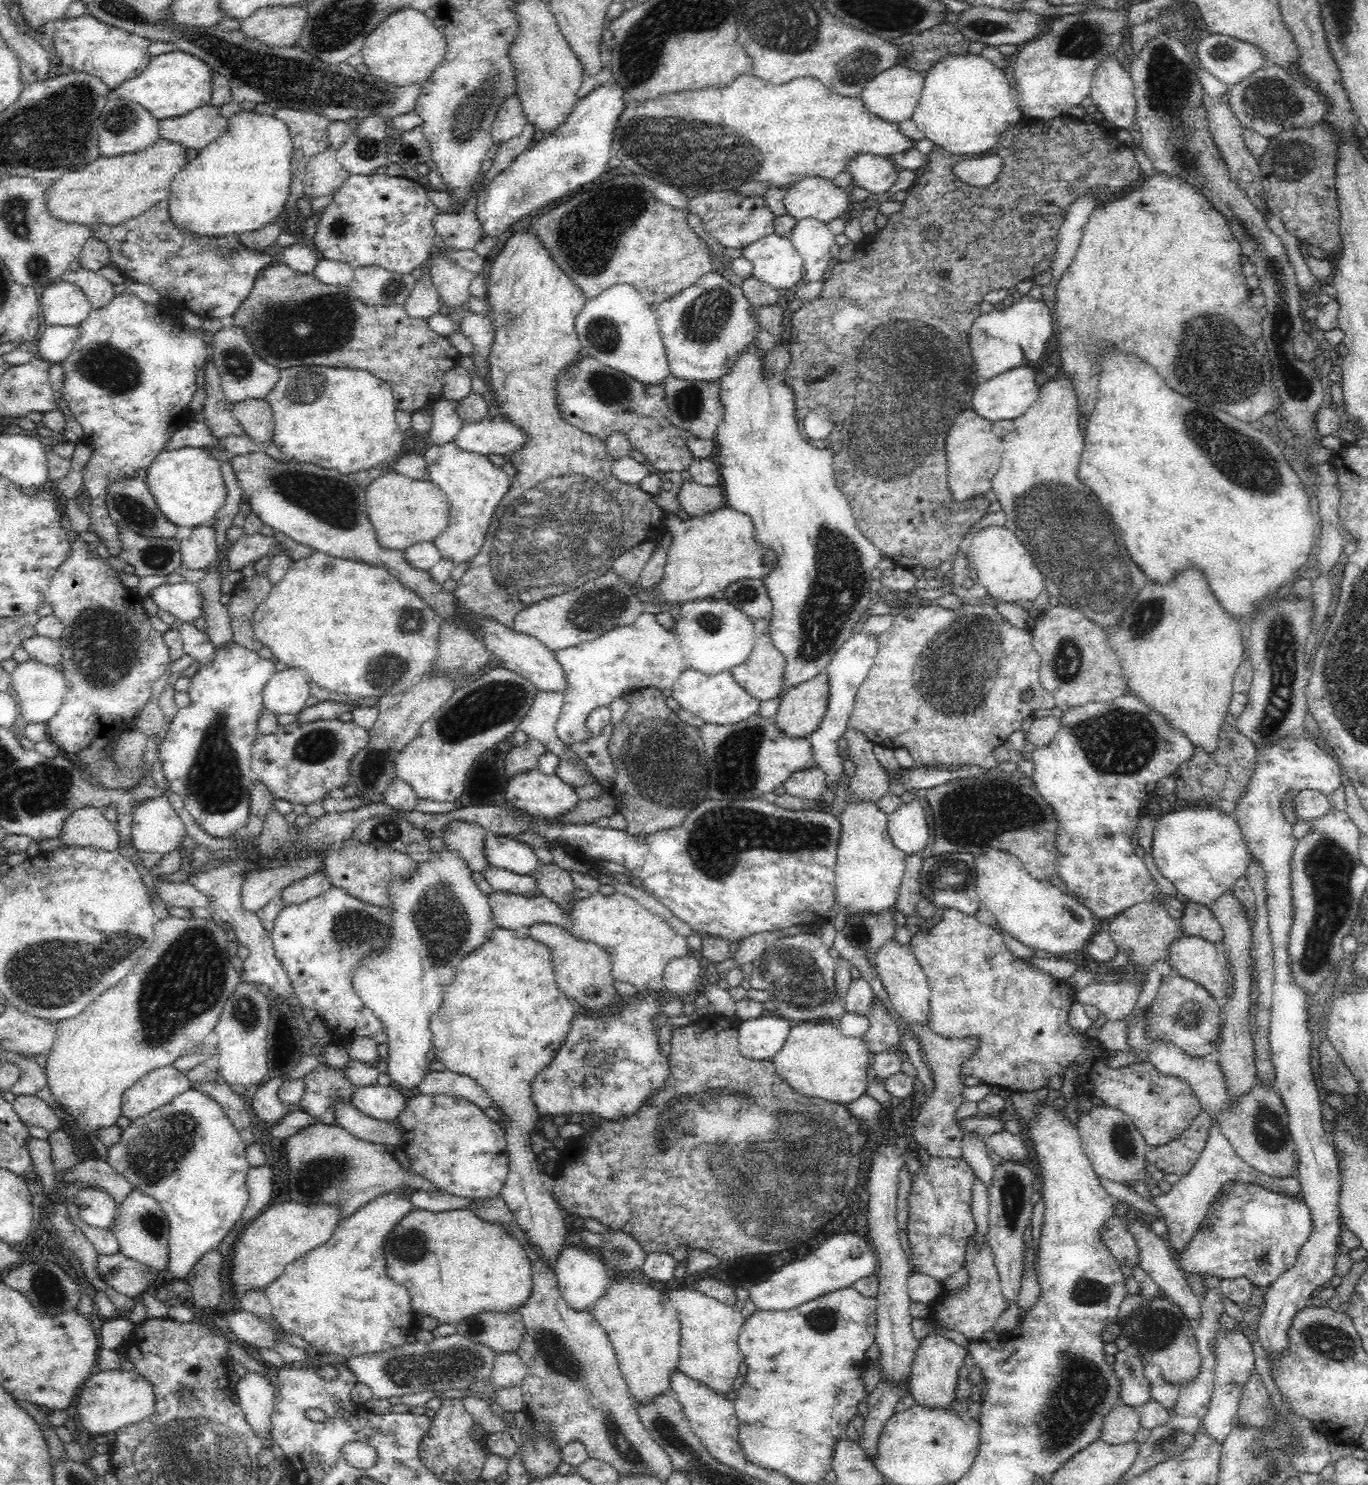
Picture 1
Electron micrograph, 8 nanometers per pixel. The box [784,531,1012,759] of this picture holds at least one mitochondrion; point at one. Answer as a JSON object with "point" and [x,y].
{"point":[957,671]}

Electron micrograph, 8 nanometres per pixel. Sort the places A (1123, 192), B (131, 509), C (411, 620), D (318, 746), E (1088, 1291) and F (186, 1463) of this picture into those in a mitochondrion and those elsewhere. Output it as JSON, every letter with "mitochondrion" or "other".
{"A":"other","B":"mitochondrion","C":"mitochondrion","D":"mitochondrion","E":"mitochondrion","F":"mitochondrion"}

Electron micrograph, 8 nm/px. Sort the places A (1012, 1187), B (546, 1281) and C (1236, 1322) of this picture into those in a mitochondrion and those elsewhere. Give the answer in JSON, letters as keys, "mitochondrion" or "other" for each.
{"A":"mitochondrion","B":"other","C":"other"}

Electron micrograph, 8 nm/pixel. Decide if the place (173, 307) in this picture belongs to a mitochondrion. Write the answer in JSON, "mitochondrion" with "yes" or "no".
{"mitochondrion":"no"}

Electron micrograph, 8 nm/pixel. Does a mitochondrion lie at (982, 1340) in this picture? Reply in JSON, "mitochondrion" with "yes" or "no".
{"mitochondrion":"no"}

